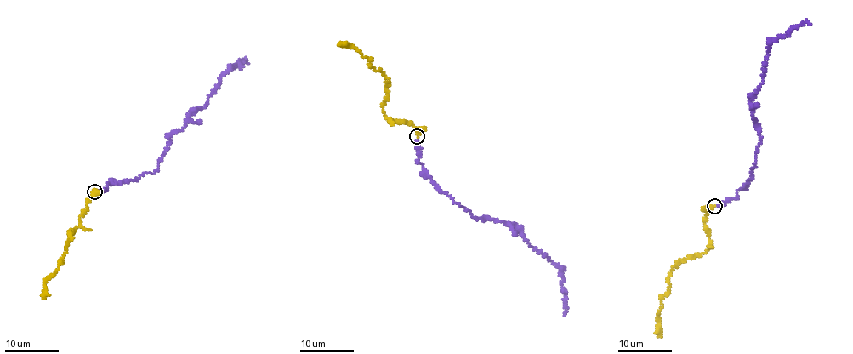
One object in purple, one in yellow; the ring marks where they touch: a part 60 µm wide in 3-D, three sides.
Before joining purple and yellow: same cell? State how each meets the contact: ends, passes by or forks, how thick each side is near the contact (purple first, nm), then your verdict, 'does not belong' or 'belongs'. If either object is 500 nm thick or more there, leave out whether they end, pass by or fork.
purple ends | yellow ends | 190/180 nm | belongs

